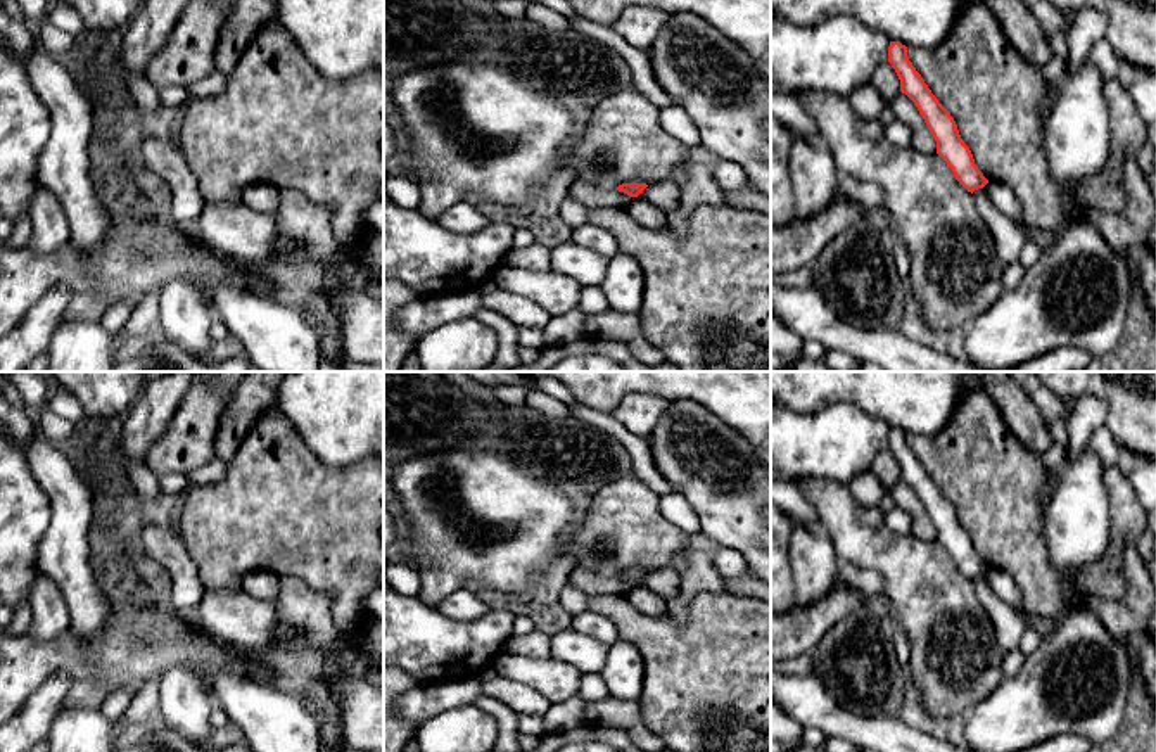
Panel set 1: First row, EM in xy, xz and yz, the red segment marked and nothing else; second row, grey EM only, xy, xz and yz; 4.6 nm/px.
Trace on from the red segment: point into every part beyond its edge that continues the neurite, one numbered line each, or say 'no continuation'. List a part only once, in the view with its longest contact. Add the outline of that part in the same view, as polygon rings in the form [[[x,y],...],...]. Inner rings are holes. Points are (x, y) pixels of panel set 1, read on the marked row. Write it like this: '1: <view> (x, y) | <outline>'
no continuation

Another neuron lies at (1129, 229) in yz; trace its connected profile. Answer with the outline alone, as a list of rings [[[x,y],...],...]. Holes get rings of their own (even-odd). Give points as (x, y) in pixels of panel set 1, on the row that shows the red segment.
[[[1135,157],[1123,161],[1121,183],[1127,194],[1125,209],[1121,213],[1102,213],[1096,218],[1099,233],[1120,256],[1128,247],[1144,245],[1154,221],[1154,199]]]

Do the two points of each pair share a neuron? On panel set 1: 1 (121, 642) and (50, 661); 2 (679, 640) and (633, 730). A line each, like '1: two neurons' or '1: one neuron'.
1: one neuron
2: two neurons

